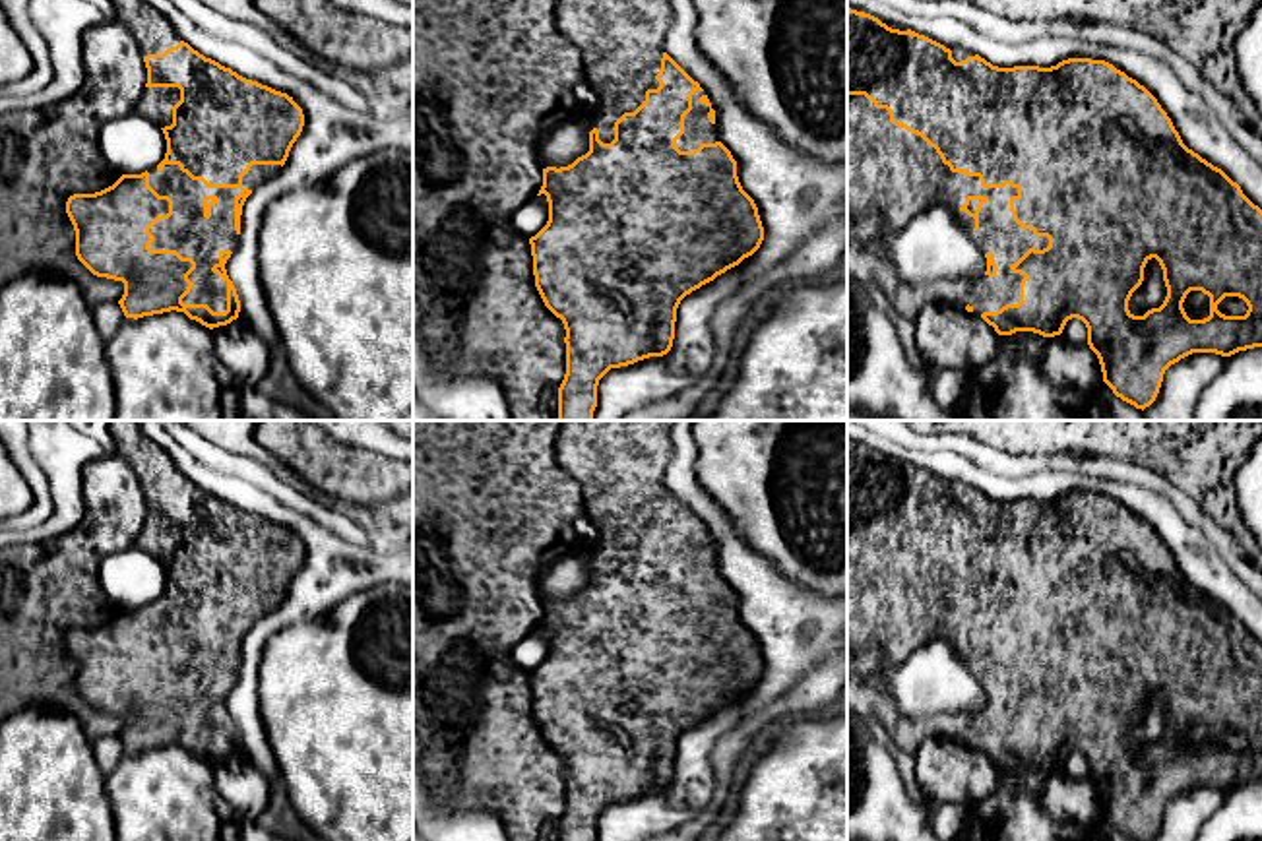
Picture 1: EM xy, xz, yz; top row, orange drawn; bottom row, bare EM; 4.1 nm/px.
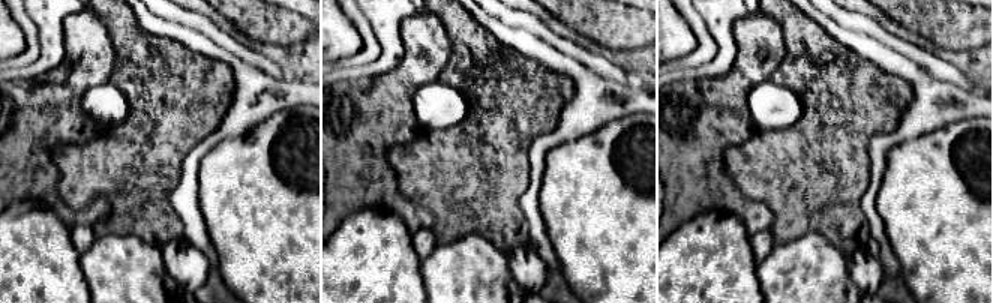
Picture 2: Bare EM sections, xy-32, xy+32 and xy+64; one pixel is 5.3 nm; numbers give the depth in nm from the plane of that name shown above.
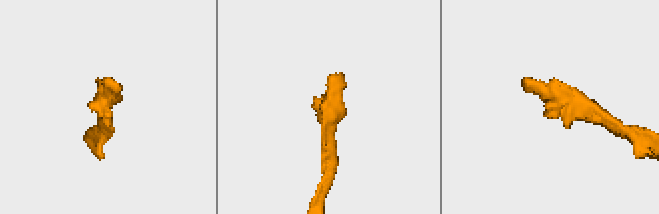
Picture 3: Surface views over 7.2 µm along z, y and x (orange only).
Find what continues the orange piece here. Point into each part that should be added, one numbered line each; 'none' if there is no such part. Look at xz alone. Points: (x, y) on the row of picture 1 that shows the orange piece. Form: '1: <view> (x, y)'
1: xz (698, 128)

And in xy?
1: xy (187, 231)

